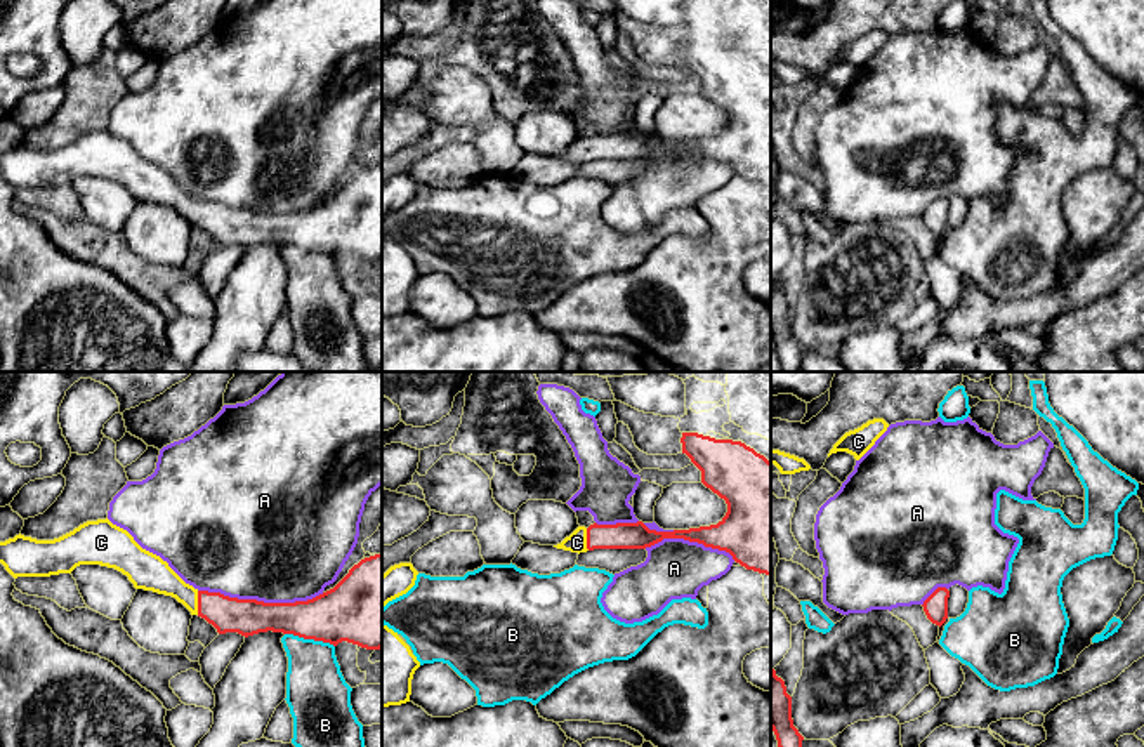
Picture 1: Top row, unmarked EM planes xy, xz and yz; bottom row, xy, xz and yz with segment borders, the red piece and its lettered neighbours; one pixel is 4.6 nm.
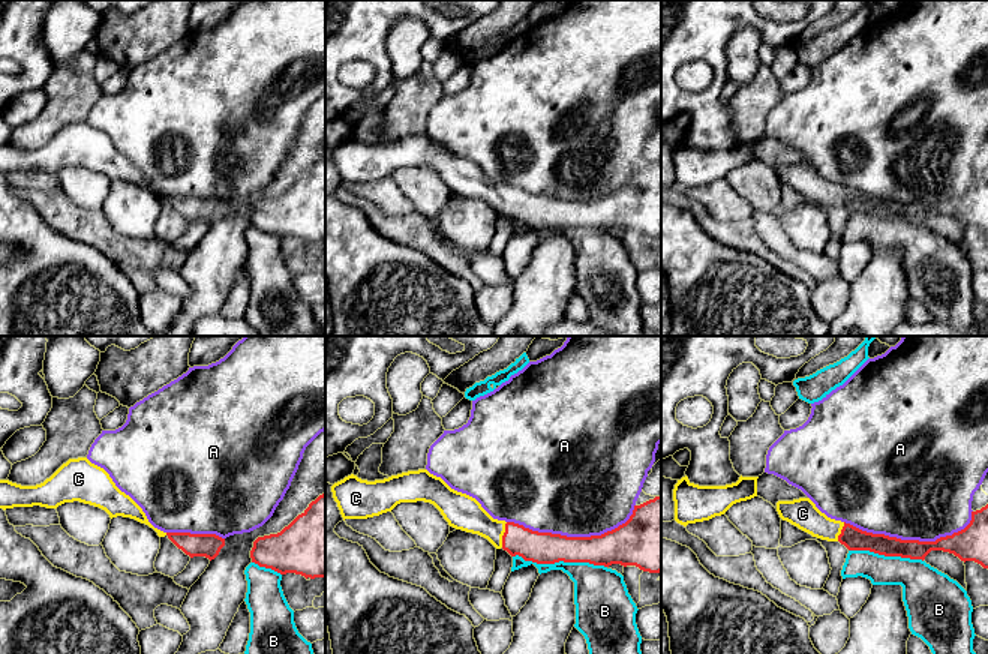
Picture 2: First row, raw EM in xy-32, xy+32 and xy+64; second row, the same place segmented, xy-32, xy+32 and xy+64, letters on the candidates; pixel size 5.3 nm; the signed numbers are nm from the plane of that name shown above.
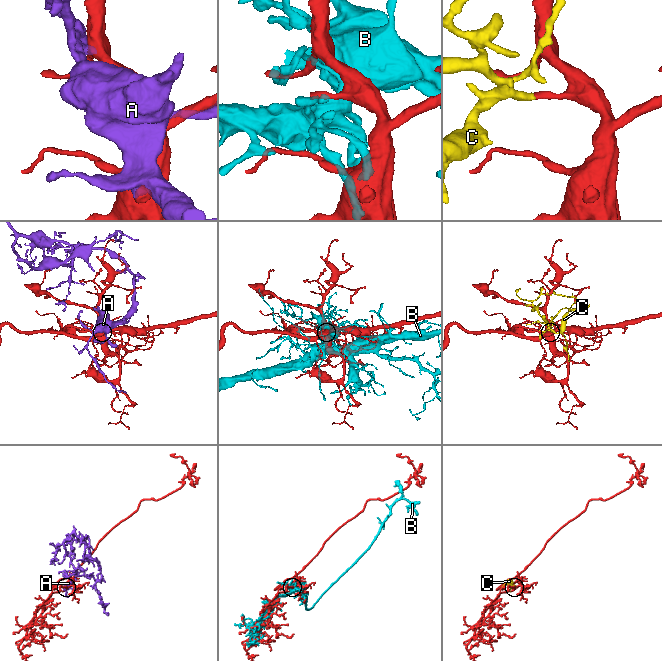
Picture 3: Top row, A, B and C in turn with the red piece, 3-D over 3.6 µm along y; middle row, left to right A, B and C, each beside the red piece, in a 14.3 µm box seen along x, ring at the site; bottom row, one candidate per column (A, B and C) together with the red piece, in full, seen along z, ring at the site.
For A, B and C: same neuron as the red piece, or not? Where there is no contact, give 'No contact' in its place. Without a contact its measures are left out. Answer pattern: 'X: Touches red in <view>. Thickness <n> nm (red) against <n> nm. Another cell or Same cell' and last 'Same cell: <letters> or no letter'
A: Touches red in xy. Thickness 180 nm (red) against 500 nm. Another cell
B: Touches red in xy. Thickness 300 nm (red) against 280 nm. Another cell
C: Touches red in xy. Thickness 170 nm (red) against 160 nm. Same cell
Same cell: C

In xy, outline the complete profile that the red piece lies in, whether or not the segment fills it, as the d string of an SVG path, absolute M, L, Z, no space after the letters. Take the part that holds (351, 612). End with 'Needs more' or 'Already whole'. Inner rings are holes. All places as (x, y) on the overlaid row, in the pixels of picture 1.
M108 518L87 521L54 540L19 533L0 542L0 563L14 578L71 573L80 565L115 568L135 589L175 598L219 634L238 632L248 638L273 631L333 646L347 641L366 650L382 648L382 552L354 565L333 589L295 603L264 603L198 591Z. Needs more

